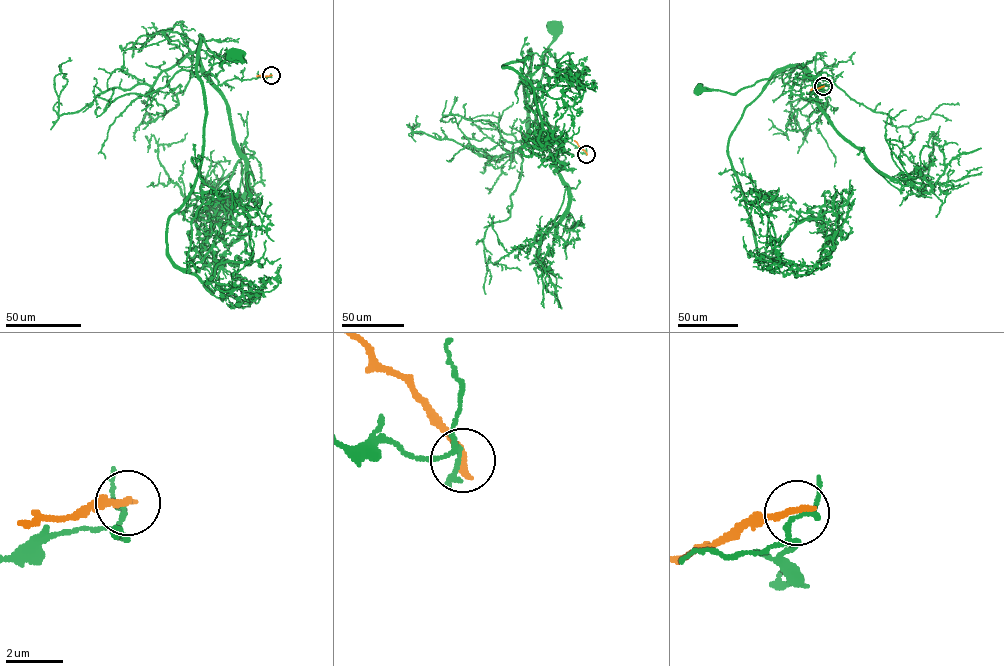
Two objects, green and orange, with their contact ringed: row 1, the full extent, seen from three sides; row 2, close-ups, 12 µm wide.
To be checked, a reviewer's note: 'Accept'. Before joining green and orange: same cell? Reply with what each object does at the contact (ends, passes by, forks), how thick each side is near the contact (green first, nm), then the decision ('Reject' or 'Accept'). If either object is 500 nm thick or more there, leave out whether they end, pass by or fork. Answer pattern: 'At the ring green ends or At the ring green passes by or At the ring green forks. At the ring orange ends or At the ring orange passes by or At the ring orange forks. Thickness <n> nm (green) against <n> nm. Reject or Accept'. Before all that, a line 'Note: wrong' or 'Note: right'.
Note: wrong
At the ring green forks. At the ring orange ends. Thickness 130 nm (green) against 300 nm. Reject

